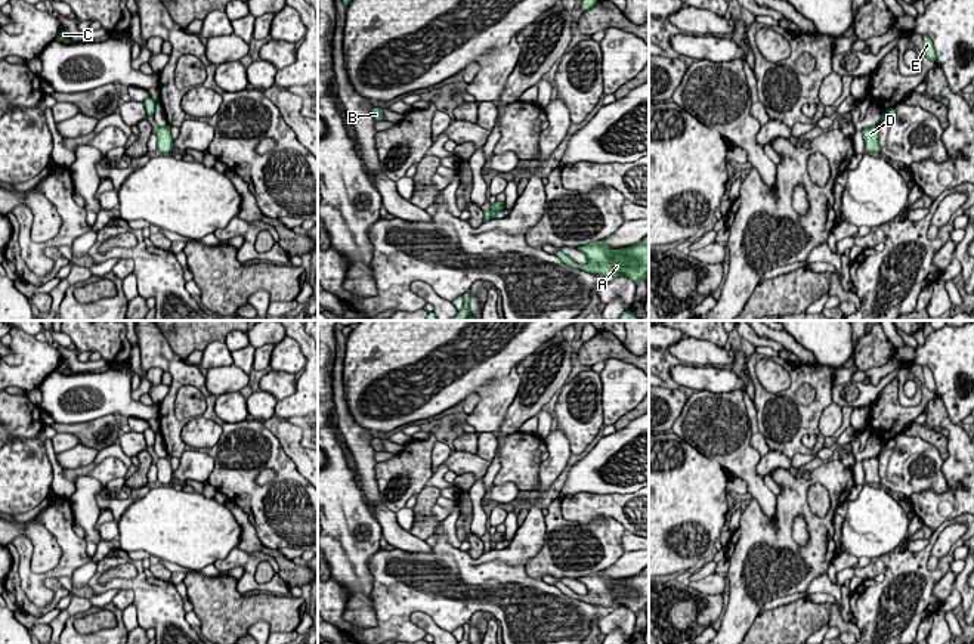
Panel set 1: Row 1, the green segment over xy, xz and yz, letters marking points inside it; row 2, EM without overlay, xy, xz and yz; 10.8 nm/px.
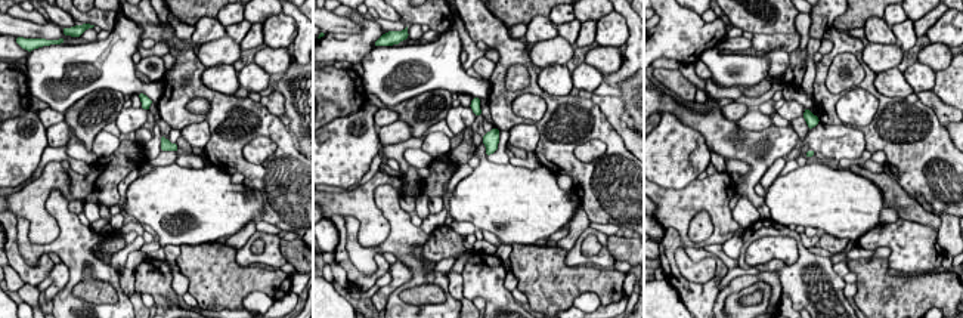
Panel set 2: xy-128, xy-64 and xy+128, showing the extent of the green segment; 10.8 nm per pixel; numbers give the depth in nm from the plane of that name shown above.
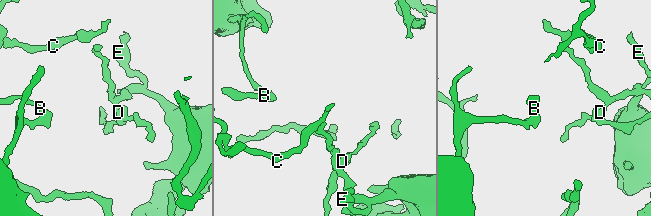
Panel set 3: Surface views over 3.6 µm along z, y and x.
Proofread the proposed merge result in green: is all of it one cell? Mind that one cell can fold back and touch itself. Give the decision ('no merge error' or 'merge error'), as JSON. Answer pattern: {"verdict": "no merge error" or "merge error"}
{"verdict": "merge error"}

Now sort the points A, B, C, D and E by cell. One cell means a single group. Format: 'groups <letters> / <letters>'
groups A B C E / D

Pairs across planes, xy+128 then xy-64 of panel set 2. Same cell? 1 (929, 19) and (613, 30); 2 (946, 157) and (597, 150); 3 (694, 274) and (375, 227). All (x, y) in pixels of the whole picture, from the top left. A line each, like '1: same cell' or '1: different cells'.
1: different cells
2: different cells
3: different cells

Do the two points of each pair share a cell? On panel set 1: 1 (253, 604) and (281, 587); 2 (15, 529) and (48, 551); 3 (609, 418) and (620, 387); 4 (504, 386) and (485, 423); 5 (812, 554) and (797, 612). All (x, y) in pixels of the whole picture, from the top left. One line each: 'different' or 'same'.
1: different
2: same
3: same
4: same
5: different

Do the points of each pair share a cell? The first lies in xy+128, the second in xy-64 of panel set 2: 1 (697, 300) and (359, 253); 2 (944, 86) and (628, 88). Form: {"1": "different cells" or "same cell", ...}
{"1": "different cells", "2": "different cells"}

